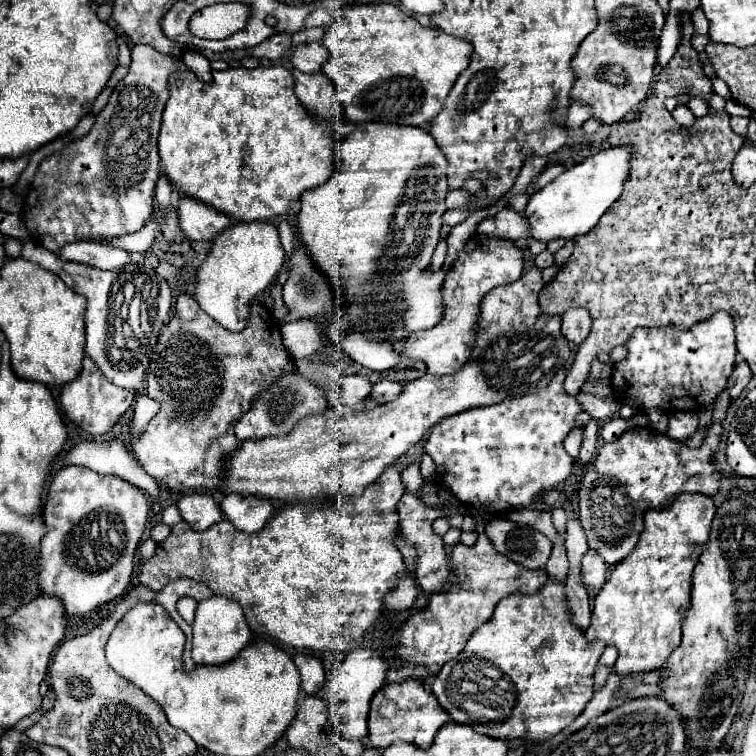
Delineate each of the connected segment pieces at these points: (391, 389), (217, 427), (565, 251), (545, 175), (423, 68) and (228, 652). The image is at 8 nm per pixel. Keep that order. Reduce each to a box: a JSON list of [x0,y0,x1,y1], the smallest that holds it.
[[371,379,401,405],[131,295,295,493],[555,238,575,265],[533,165,565,191],[323,3,473,127],[193,597,251,665]]

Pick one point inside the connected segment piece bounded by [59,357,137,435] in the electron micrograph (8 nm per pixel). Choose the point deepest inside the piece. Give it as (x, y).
(92, 402)

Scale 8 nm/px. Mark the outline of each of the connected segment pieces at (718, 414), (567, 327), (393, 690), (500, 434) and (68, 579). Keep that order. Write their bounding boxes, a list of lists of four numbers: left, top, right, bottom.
[[713,391,729,423],[563,309,591,345],[369,679,449,749],[425,369,581,513],[39,465,149,615]]

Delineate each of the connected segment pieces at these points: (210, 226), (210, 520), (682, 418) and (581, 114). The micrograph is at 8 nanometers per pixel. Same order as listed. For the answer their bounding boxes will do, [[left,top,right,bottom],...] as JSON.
[[177,195,231,241],[177,493,223,531],[667,411,697,443],[567,103,593,129]]

